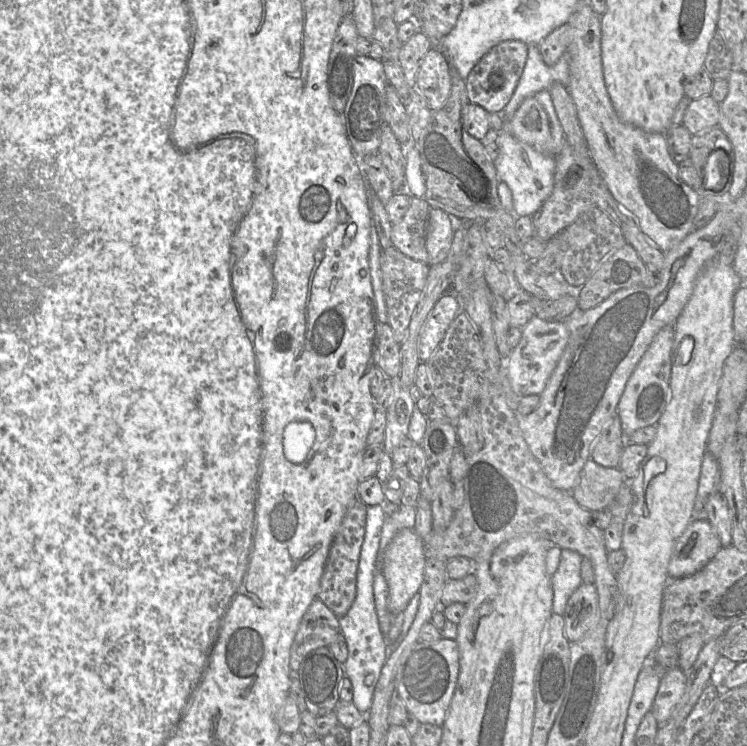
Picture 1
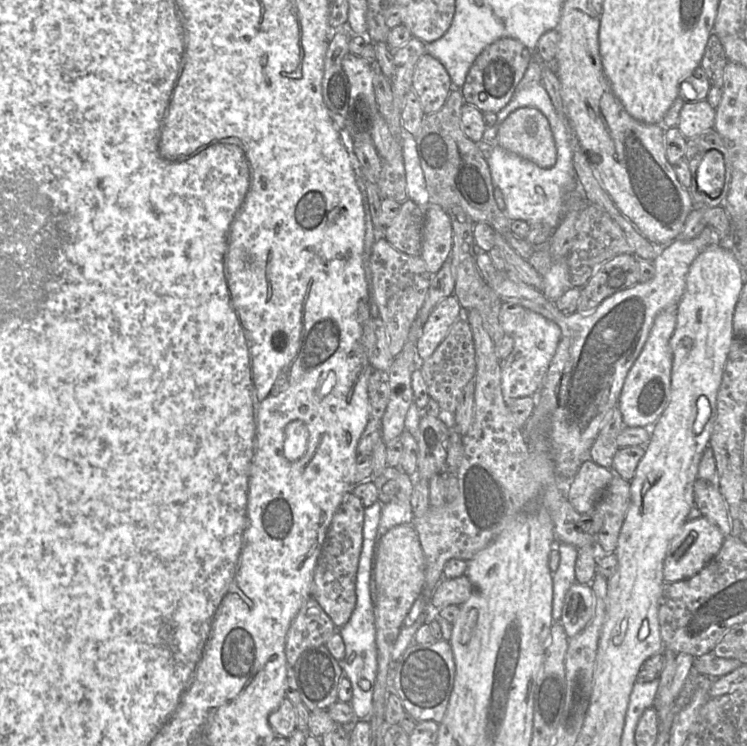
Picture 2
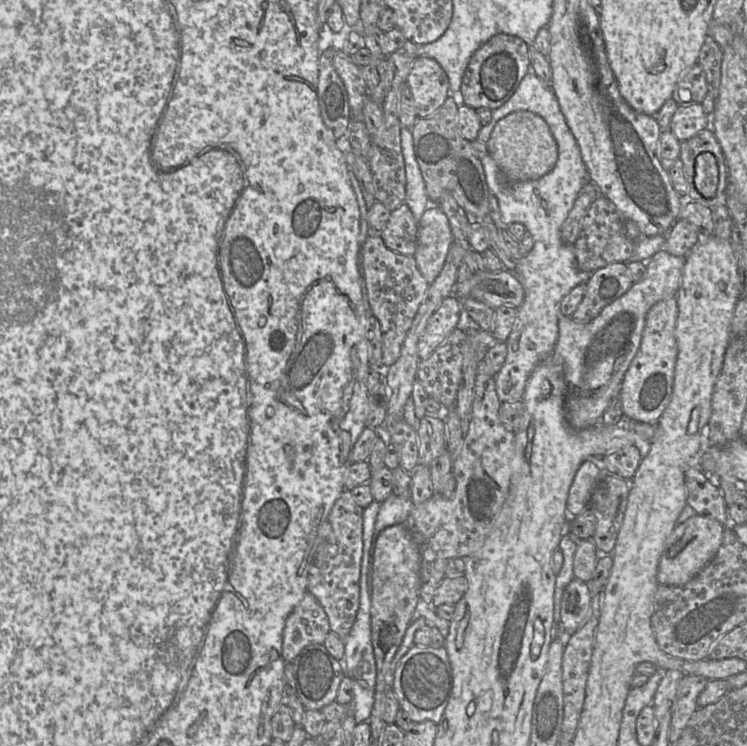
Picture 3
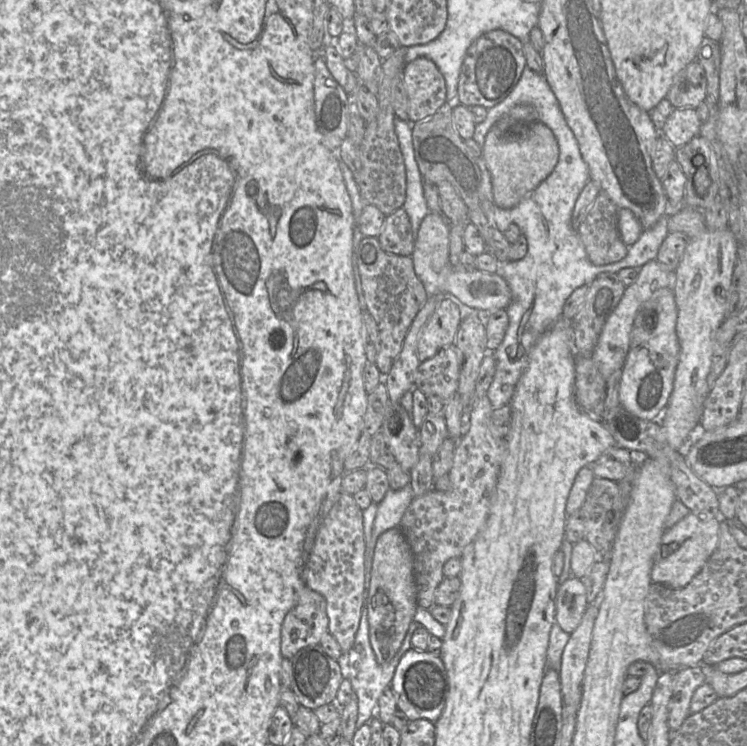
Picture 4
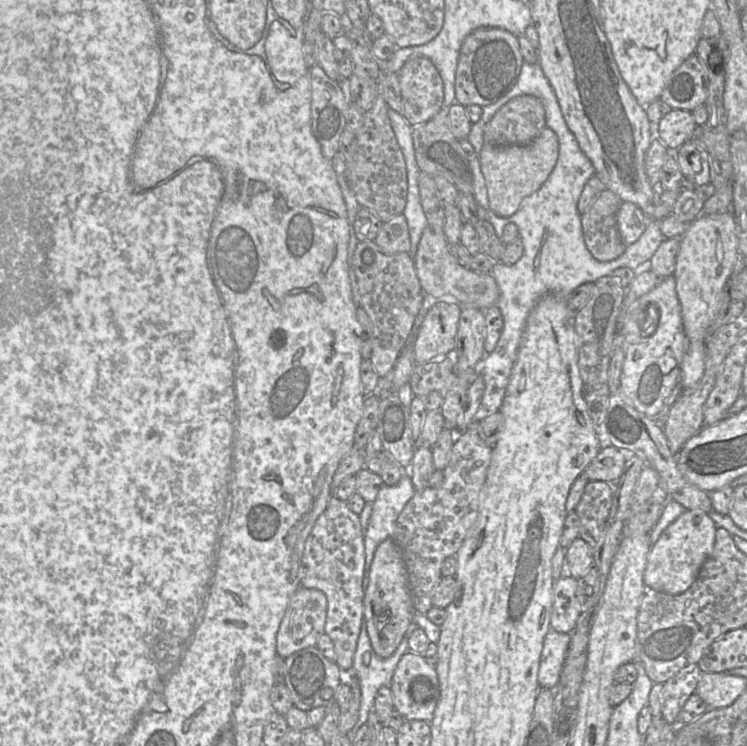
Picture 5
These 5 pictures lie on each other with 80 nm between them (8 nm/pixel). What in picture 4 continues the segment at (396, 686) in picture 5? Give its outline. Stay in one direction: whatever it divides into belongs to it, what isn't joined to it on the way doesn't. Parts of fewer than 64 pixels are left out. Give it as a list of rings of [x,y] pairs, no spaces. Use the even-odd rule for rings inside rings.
[[[409,649],[396,667],[390,688],[396,698],[397,708],[409,721],[426,719],[435,723],[445,707],[448,679],[440,652]]]

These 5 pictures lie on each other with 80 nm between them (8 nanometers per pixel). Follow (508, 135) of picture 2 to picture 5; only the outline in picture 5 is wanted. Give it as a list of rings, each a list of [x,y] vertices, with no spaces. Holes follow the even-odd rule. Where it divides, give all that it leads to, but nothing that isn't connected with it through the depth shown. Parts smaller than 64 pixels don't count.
[[[544,127],[540,134],[525,146],[496,146],[484,143],[478,157],[489,200],[489,208],[497,216],[509,217],[522,200],[536,192],[547,180],[558,159],[558,138],[553,130]]]

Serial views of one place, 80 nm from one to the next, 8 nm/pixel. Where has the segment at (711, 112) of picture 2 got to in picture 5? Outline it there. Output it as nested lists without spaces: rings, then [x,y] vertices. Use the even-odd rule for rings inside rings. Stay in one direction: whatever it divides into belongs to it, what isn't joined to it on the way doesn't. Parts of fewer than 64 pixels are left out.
[[[671,110],[659,122],[659,140],[670,152],[674,152],[690,139],[696,127],[692,112]]]

